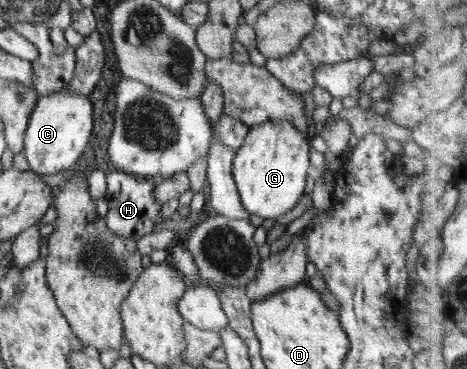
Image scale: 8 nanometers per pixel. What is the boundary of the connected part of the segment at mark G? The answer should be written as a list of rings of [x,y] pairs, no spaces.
[[[270,120],[261,125],[250,127],[245,141],[235,151],[233,158],[233,179],[240,196],[240,200],[249,214],[256,214],[260,218],[276,219],[292,210],[296,204],[304,199],[306,176],[310,170],[310,140],[305,133],[301,133],[287,120]]]

